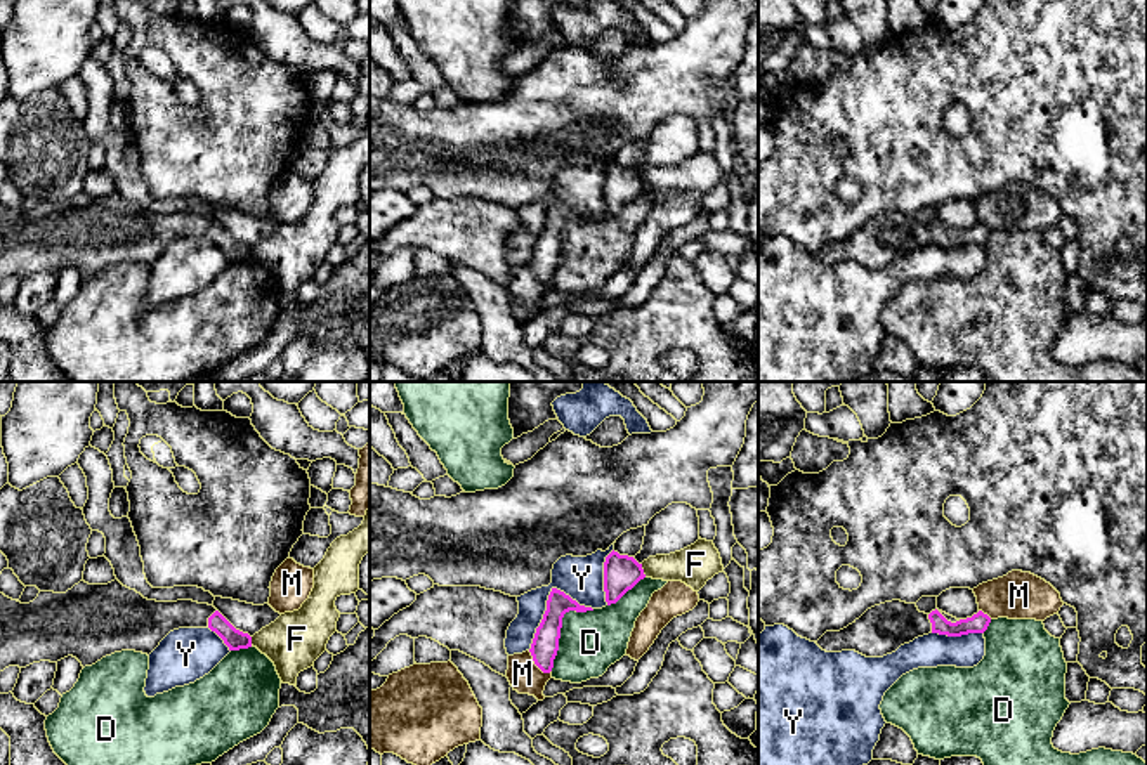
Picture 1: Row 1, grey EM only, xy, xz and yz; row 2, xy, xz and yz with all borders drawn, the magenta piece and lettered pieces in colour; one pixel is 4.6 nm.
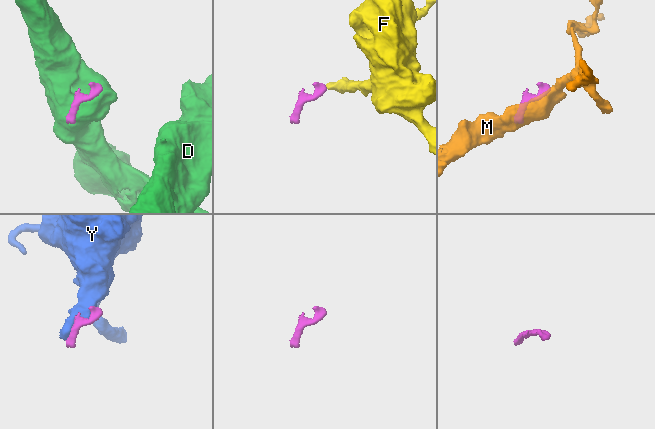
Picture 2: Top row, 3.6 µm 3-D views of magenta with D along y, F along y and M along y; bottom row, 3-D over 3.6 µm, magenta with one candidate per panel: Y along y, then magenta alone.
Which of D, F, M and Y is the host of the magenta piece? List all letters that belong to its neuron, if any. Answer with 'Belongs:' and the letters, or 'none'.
Belongs: none

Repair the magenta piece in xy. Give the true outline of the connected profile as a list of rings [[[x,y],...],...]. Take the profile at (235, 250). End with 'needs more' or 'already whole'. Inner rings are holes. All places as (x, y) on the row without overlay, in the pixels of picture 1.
[[[118,191],[108,196],[80,193],[66,205],[40,203],[29,215],[0,205],[0,283],[40,272],[57,274],[68,267],[76,269],[83,279],[121,262],[149,267],[170,243],[179,239],[210,239],[229,262],[252,258],[252,248],[236,241],[213,217],[193,212],[147,212]]]; needs more

